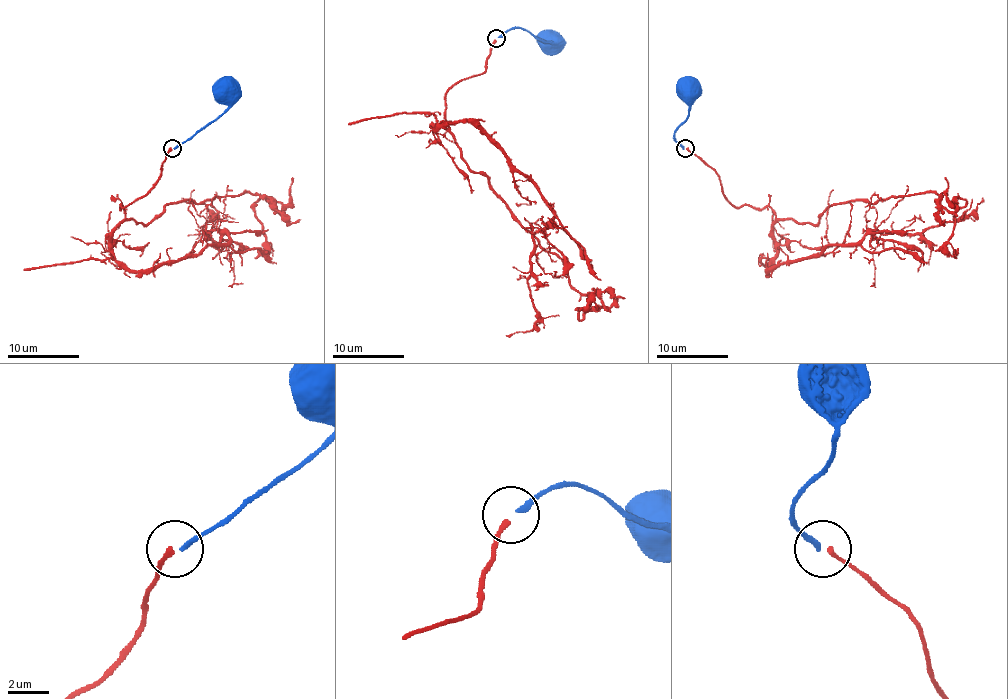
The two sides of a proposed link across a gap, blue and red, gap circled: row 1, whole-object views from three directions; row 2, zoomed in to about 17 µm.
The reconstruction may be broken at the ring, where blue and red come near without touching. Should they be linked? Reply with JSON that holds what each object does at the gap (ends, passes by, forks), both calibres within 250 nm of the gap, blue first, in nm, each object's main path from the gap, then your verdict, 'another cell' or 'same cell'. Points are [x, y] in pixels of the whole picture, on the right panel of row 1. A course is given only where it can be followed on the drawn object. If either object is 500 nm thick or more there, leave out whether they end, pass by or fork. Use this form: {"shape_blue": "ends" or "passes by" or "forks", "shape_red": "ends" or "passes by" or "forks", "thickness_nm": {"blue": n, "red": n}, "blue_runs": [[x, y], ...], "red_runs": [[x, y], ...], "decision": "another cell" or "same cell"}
{"shape_blue": "ends", "shape_red": "ends", "thickness_nm": {"blue": 240, "red": 240}, "blue_runs": [[683, 148], [674, 139], [674, 133], [688, 113], [683, 97], [685, 92]], "red_runs": [[687, 148], [737, 207], [798, 223], [860, 200], [966, 202], [946, 243], [957, 258]], "decision": "another cell"}

